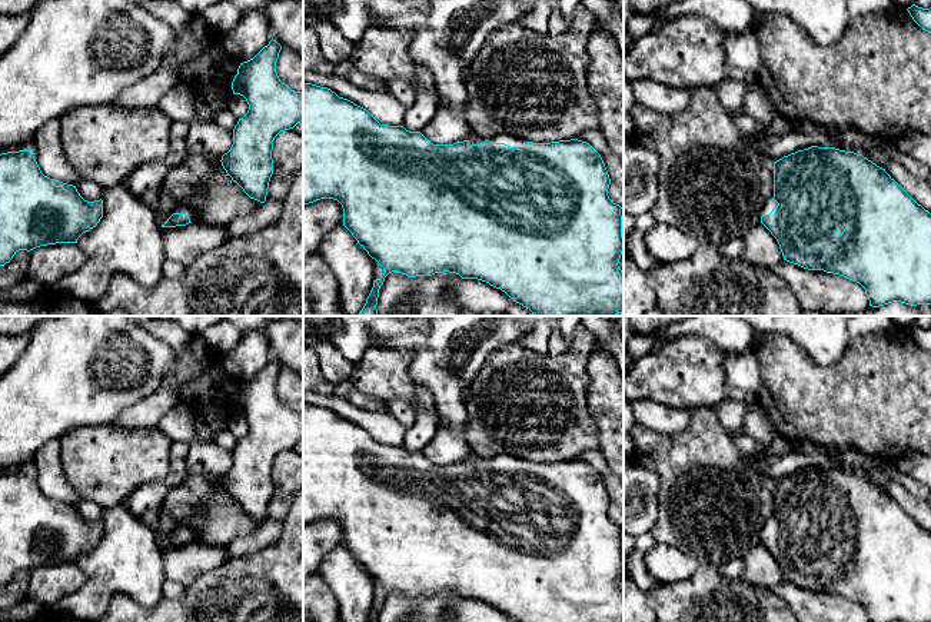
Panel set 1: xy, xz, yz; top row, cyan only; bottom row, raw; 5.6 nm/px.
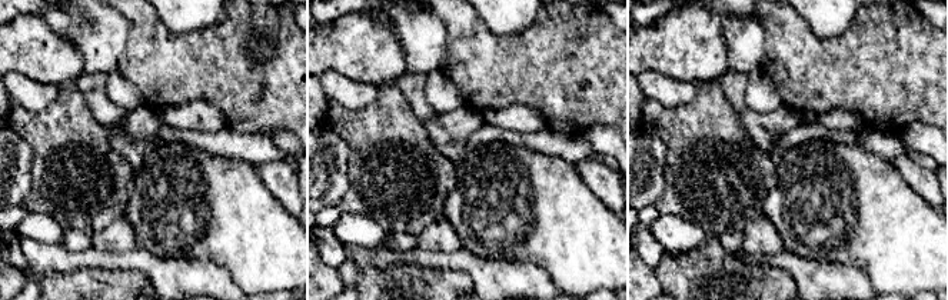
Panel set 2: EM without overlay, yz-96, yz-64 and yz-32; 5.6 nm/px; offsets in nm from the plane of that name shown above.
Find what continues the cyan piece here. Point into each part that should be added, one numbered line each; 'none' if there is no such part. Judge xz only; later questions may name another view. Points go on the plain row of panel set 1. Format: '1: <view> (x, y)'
1: xz (511, 461)

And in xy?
1: xy (182, 529)

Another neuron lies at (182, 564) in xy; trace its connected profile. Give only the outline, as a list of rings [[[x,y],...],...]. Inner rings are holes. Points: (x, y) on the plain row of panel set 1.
[[[192,542],[186,546],[163,548],[164,579],[190,586],[203,573],[226,561],[226,545]]]

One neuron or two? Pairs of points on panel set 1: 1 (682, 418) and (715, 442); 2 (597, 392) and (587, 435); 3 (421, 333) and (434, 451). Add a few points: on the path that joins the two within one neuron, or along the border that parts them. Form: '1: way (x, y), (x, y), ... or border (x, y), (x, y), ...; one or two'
1: border (690, 411), (690, 422), (682, 431), (655, 431); two
2: border (587, 383), (587, 411), (595, 425), (599, 448); two
3: way (445, 362), (451, 422); one

